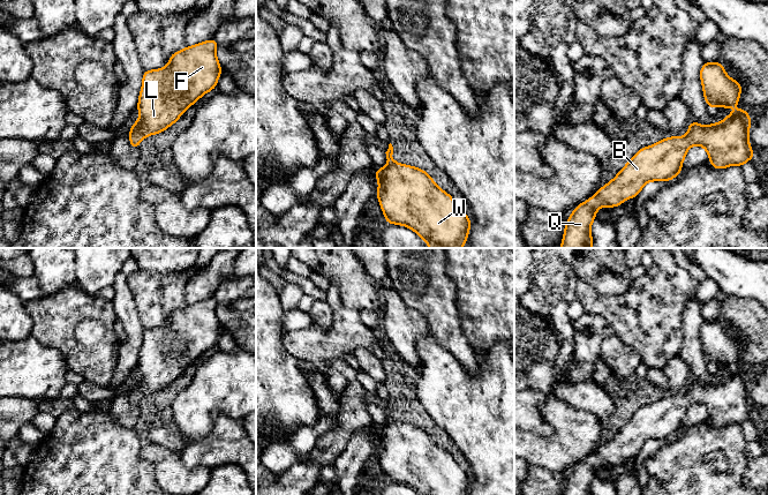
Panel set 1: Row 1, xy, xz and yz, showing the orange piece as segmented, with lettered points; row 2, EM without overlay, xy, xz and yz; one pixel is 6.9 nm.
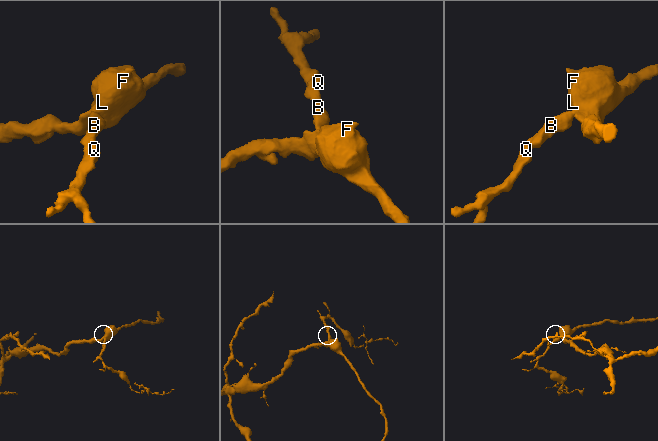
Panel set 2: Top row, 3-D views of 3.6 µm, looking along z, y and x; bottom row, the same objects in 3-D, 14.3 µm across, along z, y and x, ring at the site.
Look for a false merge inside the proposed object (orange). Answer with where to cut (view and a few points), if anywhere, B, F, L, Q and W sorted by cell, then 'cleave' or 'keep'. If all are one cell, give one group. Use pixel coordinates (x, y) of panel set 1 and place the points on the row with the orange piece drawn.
no cut; B F L Q W; keep

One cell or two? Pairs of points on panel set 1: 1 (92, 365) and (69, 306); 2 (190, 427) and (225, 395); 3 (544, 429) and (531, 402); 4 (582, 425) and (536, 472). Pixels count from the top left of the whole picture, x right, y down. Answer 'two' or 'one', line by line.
1: one
2: one
3: one
4: two

